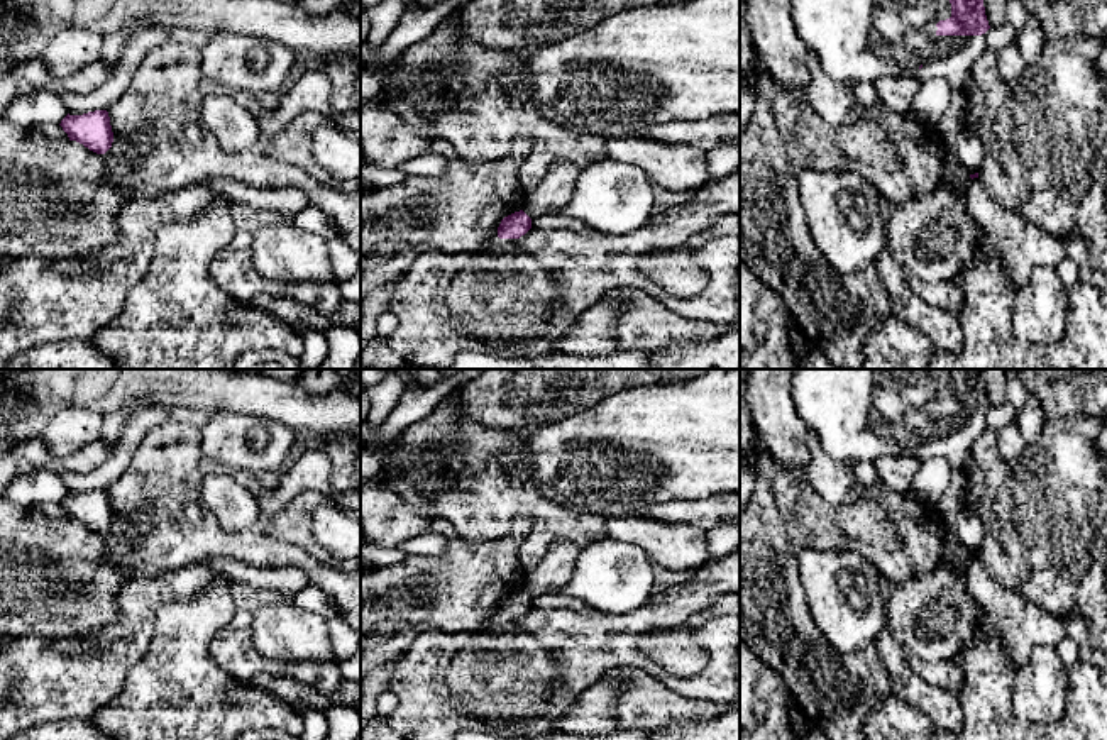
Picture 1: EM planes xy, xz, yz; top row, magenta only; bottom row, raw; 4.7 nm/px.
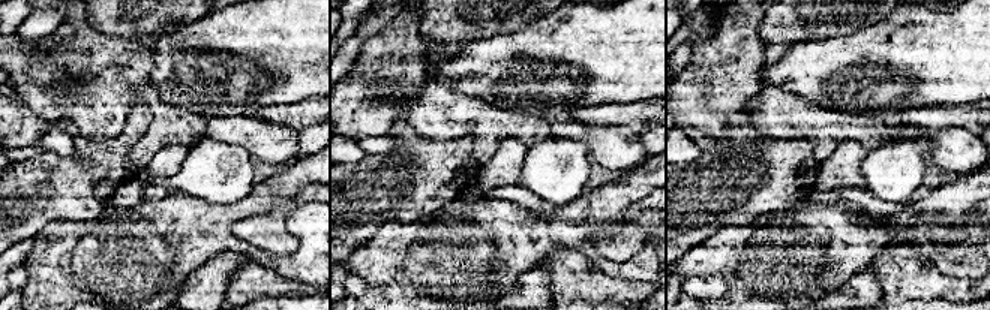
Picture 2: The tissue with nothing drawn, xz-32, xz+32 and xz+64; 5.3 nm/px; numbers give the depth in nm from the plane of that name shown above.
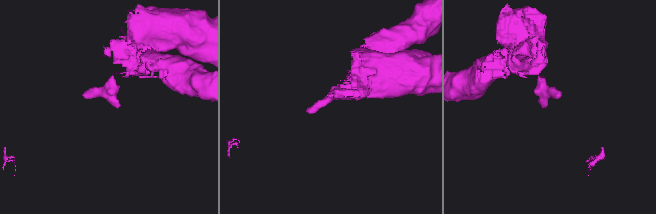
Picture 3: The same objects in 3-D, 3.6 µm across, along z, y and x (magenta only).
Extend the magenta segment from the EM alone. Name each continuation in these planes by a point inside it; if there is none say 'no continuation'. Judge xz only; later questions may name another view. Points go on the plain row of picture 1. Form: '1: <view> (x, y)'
no continuation

